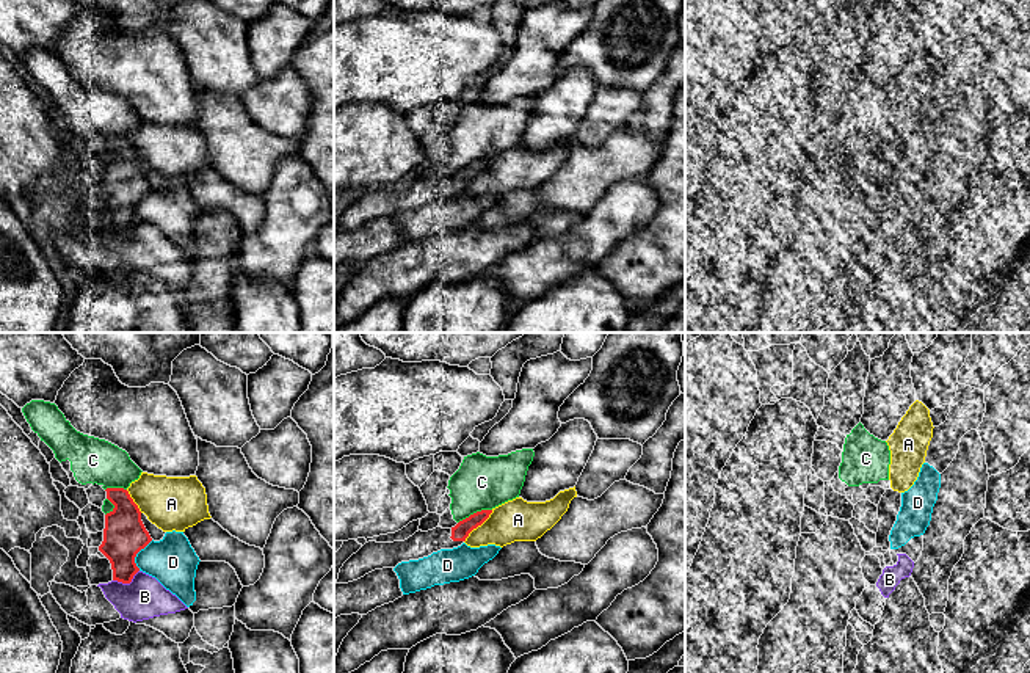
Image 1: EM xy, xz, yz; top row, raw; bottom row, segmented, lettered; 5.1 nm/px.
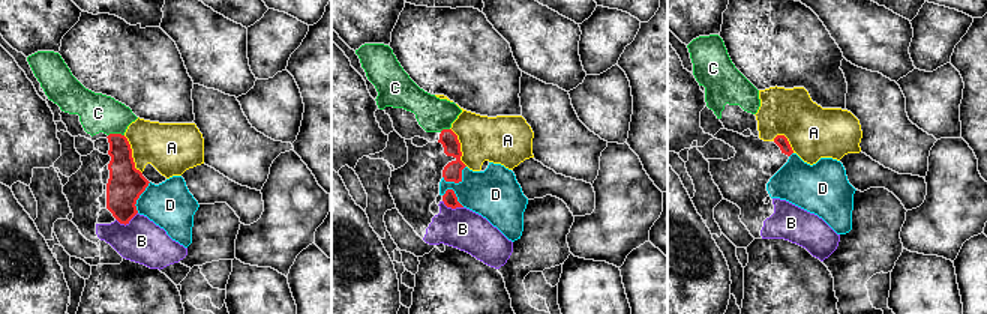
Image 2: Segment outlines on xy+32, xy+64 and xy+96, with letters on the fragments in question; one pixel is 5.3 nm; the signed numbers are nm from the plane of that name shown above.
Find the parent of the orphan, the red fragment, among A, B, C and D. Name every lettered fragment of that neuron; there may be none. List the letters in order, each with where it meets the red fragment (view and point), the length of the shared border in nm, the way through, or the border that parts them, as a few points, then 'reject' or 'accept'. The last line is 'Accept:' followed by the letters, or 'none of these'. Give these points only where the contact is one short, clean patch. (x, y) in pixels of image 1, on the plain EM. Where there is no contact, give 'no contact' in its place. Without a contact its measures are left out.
A: contact xz (477, 174); length 220 nm; reject
B: contact xy (127, 231); length 150 nm; border xy (138, 218), (129, 231), (113, 229); reject
C: contact xz (474, 162); length 190 nm; reject
D: contact xy (137, 201); length 180 nm; reject
Accept: none of these

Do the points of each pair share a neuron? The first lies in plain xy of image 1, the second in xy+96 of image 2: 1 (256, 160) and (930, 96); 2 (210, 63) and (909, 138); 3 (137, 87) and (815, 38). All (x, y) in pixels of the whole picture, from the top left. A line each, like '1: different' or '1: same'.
1: different
2: different
3: same

